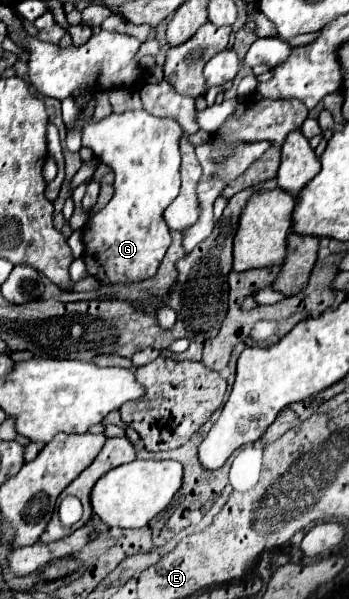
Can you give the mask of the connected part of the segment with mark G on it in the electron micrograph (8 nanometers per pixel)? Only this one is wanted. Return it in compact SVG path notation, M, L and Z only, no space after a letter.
M144 108L122 115L108 115L98 123L90 121L82 127L82 145L90 147L94 157L114 173L114 197L82 229L86 247L84 261L88 273L106 285L102 293L106 293L114 283L152 277L172 243L162 213L174 197L178 197L178 143L182 135L184 131L176 119L154 117Z

